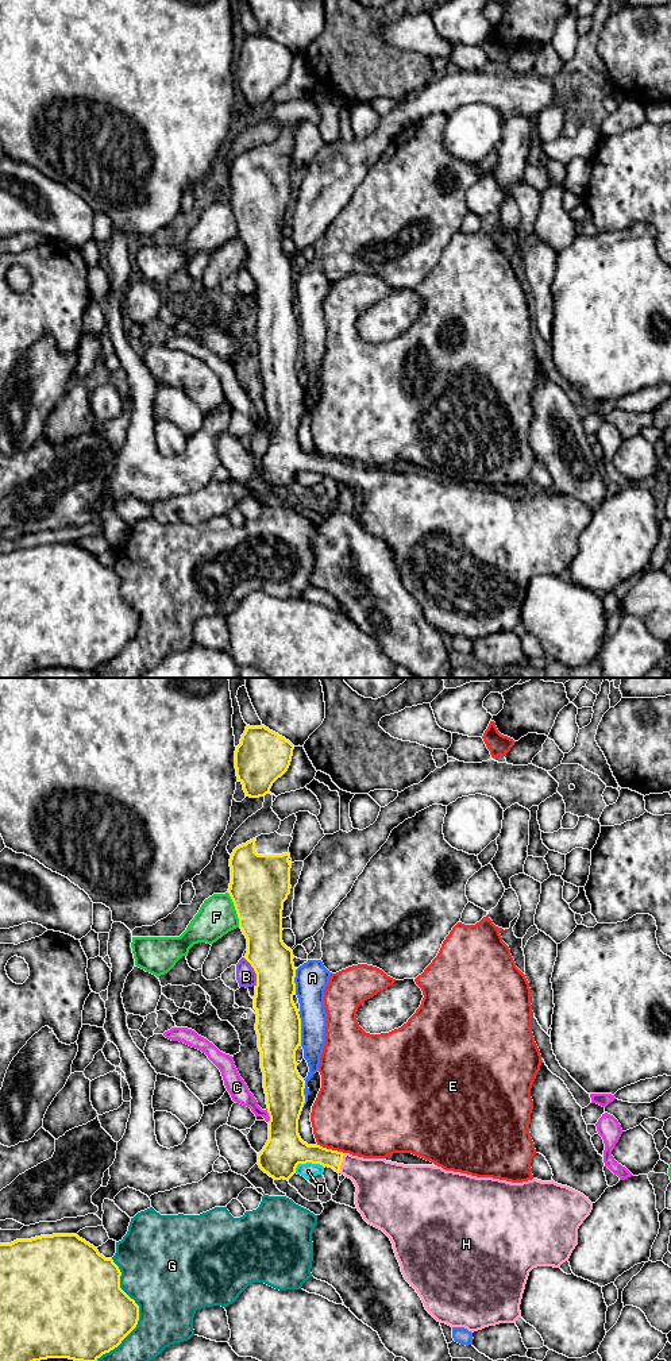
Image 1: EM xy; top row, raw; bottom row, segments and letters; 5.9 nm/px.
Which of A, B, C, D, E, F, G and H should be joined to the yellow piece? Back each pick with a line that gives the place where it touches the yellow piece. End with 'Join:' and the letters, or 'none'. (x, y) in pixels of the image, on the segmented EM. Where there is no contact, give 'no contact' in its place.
H: contact xy (342, 1161)
Join: H

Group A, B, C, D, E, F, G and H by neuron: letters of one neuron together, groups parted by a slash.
A / B / C / D / E / F / G / H

